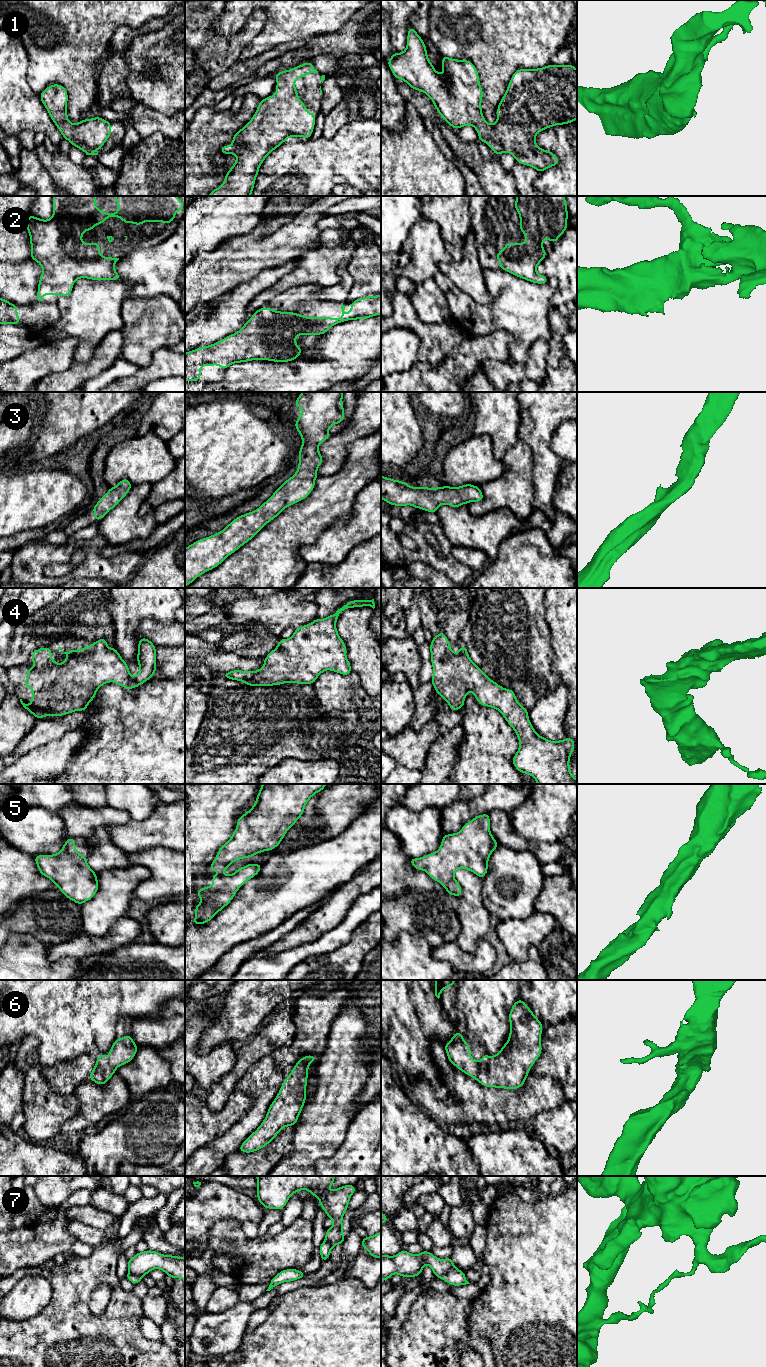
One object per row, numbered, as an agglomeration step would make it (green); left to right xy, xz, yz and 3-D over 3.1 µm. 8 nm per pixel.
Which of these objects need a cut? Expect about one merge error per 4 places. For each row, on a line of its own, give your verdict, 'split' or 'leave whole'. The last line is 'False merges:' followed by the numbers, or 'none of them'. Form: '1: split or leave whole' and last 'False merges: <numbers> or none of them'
1: leave whole
2: leave whole
3: leave whole
4: leave whole
5: leave whole
6: leave whole
7: split
False merges: 7

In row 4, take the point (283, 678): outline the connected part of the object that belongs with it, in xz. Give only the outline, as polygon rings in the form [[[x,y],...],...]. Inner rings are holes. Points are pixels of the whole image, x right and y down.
[[[374,599],[348,601],[335,614],[323,619],[316,618],[311,623],[296,628],[294,634],[288,639],[280,638],[277,647],[264,658],[264,665],[259,670],[232,670],[223,673],[222,676],[244,682],[247,686],[278,686],[284,683],[313,685],[319,675],[326,670],[348,676],[352,672],[352,668],[346,658],[347,648],[338,634],[336,621],[345,609],[365,606],[374,609]]]

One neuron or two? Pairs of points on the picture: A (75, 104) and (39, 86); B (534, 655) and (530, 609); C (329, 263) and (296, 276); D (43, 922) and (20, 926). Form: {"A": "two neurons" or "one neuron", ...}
{"A": "one neuron", "B": "one neuron", "C": "one neuron", "D": "one neuron"}

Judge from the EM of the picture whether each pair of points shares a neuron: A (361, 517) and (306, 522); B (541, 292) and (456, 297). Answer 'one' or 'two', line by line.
A: two
B: one

